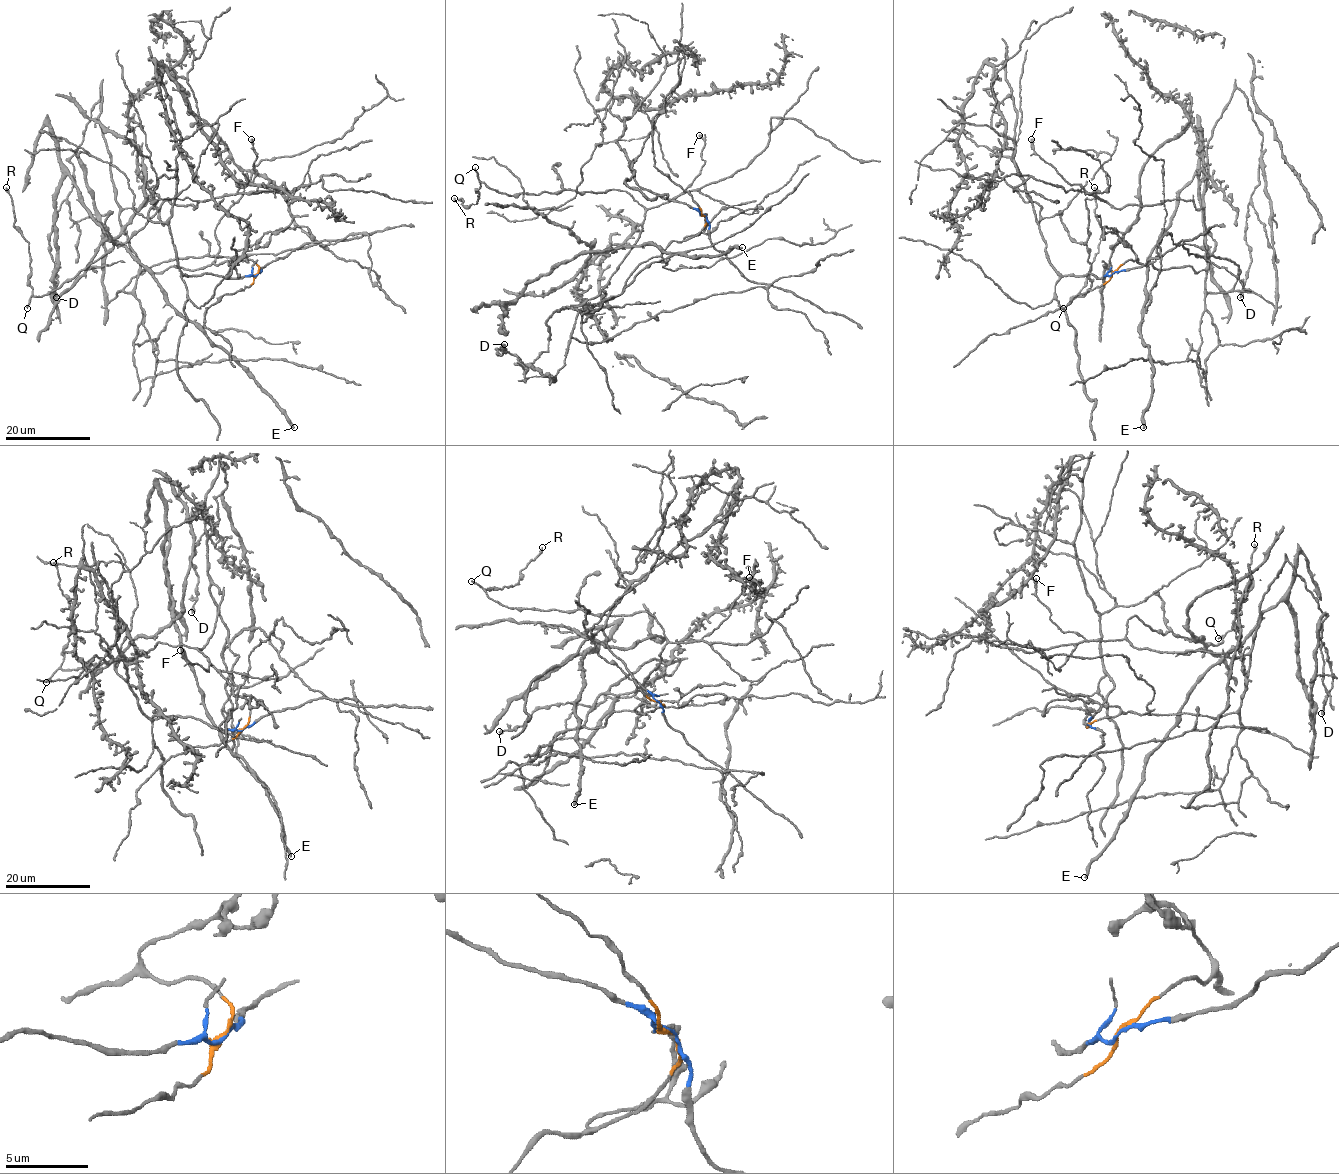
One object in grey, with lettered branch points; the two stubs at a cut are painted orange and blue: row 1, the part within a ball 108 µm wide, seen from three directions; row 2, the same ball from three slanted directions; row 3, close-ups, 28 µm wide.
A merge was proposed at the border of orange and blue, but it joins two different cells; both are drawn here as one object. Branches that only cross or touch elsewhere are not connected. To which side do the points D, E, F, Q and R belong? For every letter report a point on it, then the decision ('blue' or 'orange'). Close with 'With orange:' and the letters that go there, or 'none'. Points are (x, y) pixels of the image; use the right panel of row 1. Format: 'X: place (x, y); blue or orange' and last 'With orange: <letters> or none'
D: place (1240, 297); orange
E: place (1143, 427); orange
F: place (1031, 139); orange
Q: place (1063, 308); orange
R: place (1094, 187); orange
With orange: D, E, F, Q, R

